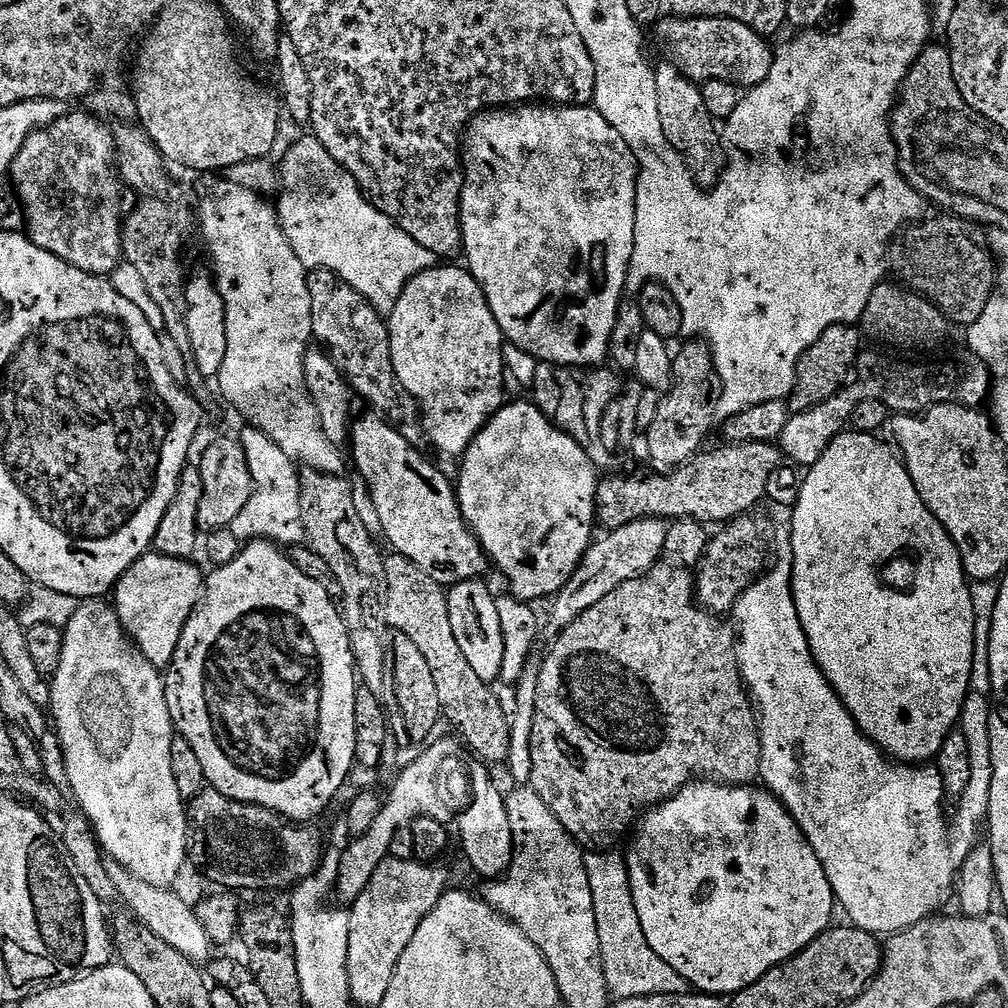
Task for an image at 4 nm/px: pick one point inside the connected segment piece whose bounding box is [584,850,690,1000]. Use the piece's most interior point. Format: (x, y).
(632, 969)

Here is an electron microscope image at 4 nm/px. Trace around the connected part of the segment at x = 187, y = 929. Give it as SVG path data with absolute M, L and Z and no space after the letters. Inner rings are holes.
M109 863L108 876L112 879L114 887L120 891L122 899L128 903L127 911L137 920L162 938L163 942L169 943L174 950L186 958L201 966L207 965L213 959L214 945L211 938L206 934L202 922L196 917L194 908L188 904L183 895L175 896L168 888L155 888L146 882L142 882L134 874L130 874L127 868L121 864Z

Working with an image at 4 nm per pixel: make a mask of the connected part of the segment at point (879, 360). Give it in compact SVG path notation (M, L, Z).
M861 351L856 357L848 383L838 395L789 417L778 439L783 459L804 470L813 468L837 436L849 427L854 406L863 400L882 402L892 414L919 414L936 404L960 404L963 408L979 409L980 403L989 399L994 381L984 364L972 364L960 364L957 368L952 364L945 368L940 364L928 364L923 368L920 364L907 364L904 360L879 356L876 352Z

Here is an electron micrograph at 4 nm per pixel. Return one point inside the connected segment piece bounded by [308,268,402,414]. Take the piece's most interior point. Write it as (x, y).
(355, 336)

